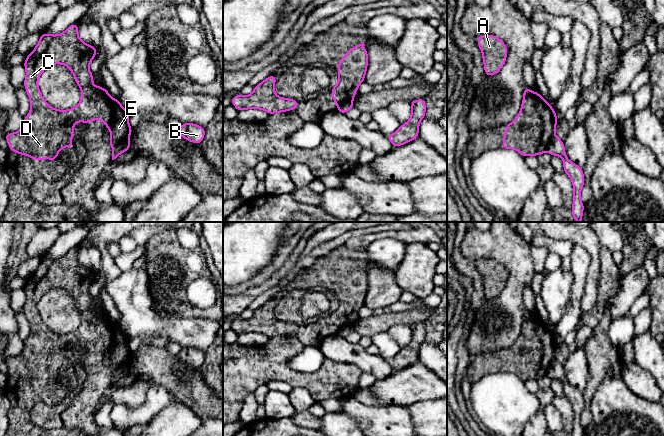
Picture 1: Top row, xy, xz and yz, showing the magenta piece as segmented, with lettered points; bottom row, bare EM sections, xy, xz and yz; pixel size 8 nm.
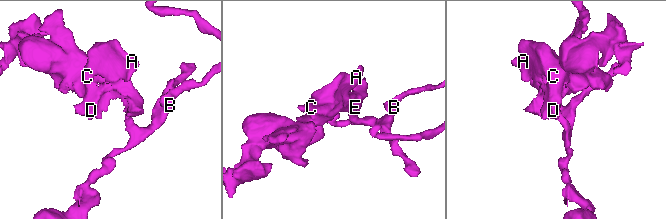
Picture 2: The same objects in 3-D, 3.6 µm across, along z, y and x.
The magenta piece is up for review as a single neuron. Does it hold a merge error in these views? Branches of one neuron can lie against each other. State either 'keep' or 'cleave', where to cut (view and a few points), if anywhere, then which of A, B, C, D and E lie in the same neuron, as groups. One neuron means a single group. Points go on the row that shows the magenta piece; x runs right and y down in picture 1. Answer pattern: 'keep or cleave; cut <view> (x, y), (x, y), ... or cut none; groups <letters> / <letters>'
cleave; cut yz (554, 134), (545, 150); groups A C D E / B

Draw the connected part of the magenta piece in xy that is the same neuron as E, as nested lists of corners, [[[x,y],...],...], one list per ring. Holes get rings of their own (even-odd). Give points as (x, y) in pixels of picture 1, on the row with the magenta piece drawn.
[[[78,23],[69,26],[62,34],[41,34],[40,40],[33,52],[27,55],[24,62],[26,77],[24,88],[30,99],[30,112],[24,118],[24,124],[18,132],[6,133],[5,137],[9,144],[9,150],[20,155],[27,155],[36,161],[51,159],[56,161],[58,152],[63,147],[73,147],[72,135],[74,134],[74,123],[90,123],[92,120],[105,122],[110,130],[110,146],[114,149],[123,139],[128,138],[133,129],[129,126],[129,112],[122,107],[119,100],[111,97],[107,91],[100,86],[94,86],[94,76],[90,73],[89,64],[95,58],[97,48],[84,43],[78,36]],[[54,64],[63,64],[69,68],[75,77],[75,82],[81,88],[81,100],[75,108],[58,110],[52,108],[43,98],[38,87],[38,79],[42,72]]]

